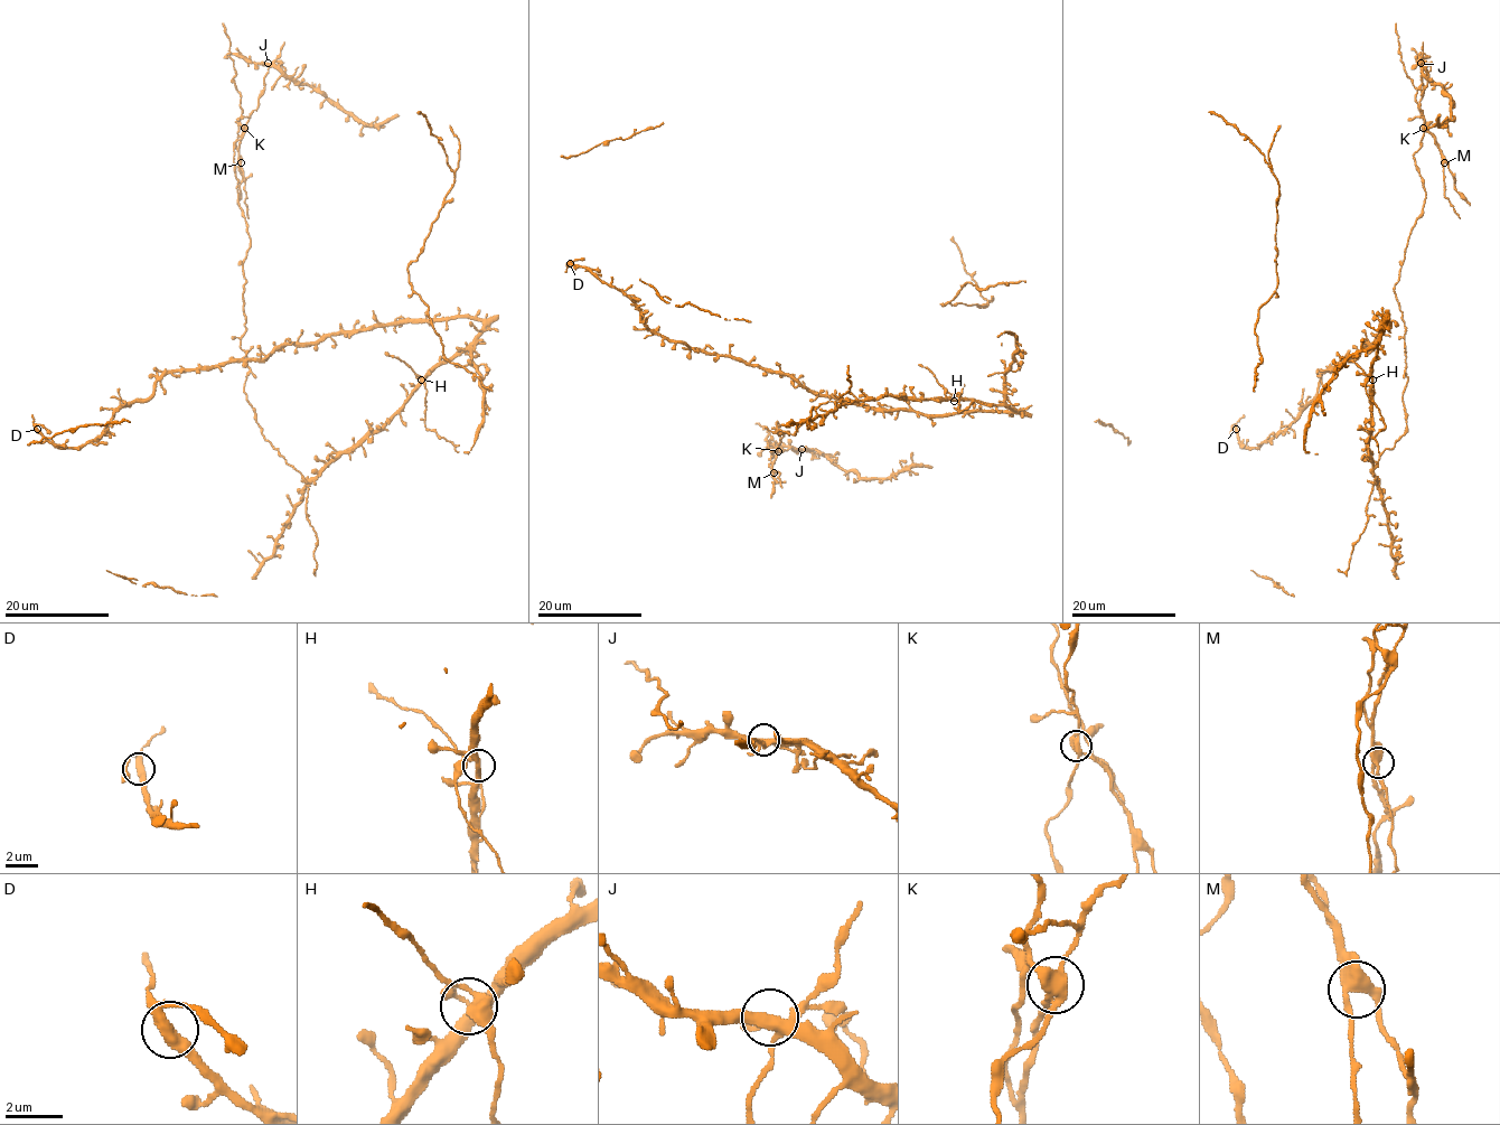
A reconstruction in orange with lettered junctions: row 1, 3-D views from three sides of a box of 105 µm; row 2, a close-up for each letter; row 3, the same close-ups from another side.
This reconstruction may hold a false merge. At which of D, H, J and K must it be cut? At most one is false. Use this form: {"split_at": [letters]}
{"split_at": ["K"]}

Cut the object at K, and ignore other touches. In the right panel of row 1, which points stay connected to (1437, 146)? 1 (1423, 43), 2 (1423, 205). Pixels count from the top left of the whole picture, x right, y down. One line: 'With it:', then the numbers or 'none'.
With it: none

